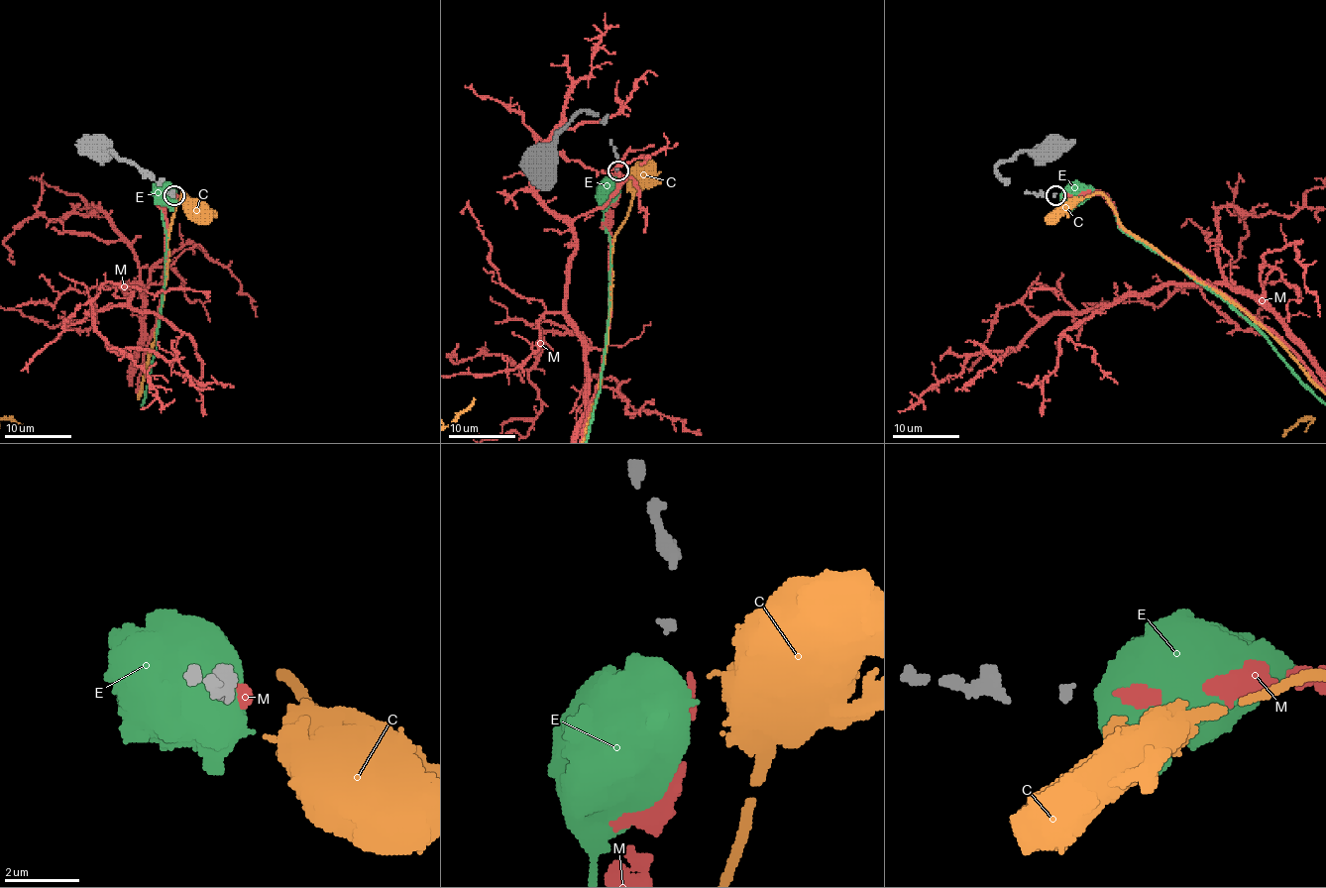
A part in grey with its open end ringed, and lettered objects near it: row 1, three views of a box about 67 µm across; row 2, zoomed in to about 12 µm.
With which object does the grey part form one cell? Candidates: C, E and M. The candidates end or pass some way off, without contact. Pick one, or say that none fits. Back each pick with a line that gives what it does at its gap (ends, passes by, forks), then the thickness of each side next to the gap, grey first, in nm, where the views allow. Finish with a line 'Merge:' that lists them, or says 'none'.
M: it ends; calibres 190 and 340 nm
Merge: M

